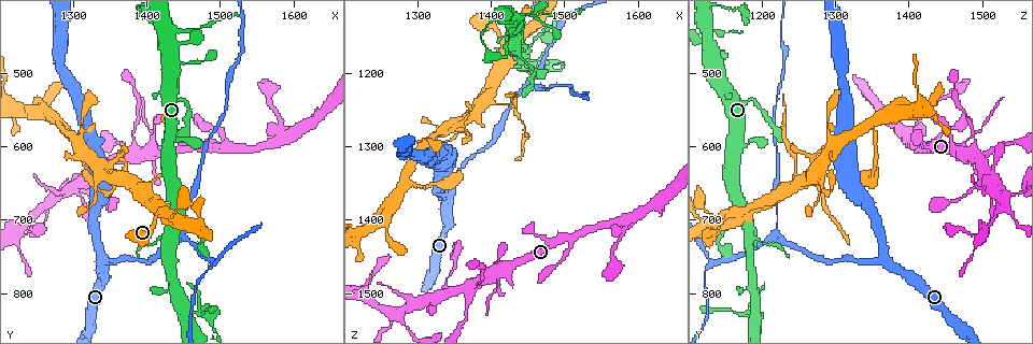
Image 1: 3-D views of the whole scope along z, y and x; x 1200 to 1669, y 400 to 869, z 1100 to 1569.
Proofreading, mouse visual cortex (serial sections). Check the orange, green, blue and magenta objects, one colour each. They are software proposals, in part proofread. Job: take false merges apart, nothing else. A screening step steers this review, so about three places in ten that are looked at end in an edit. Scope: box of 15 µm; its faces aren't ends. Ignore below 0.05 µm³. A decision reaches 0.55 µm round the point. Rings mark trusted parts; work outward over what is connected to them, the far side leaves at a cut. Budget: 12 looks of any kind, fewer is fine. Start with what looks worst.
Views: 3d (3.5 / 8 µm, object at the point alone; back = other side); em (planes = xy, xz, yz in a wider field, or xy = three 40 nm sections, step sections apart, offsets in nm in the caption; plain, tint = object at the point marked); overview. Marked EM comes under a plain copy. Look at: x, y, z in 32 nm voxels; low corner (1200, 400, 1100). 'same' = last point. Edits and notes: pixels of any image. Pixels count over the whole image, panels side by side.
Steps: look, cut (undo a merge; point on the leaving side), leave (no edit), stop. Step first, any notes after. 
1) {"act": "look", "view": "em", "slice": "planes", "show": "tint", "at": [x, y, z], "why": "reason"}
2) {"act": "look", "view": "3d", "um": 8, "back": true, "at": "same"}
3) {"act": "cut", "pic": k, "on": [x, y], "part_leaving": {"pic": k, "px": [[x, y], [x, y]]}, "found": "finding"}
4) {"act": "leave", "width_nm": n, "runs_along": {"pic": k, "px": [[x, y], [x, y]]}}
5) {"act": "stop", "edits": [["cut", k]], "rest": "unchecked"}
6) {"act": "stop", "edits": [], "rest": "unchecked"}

{"act": "look", "view": "3d", "um": 3.5, "back": true, "at": [1430, 640, 1250], "why": "narrows sharply"}

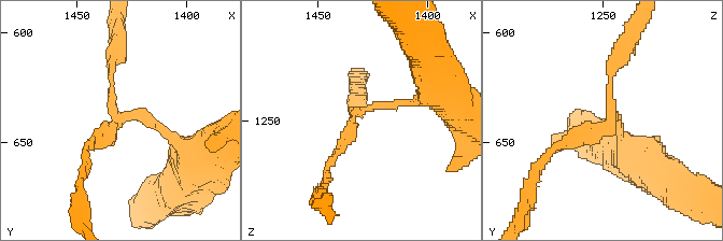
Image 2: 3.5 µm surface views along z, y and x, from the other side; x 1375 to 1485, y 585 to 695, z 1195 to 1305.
{"act": "look", "view": "em", "slice": "xy", "step": 3, "show": "tint", "at": [1430, 639, 1247], "arms": 3, "arm_widths_nm": [100, 150, 200]}

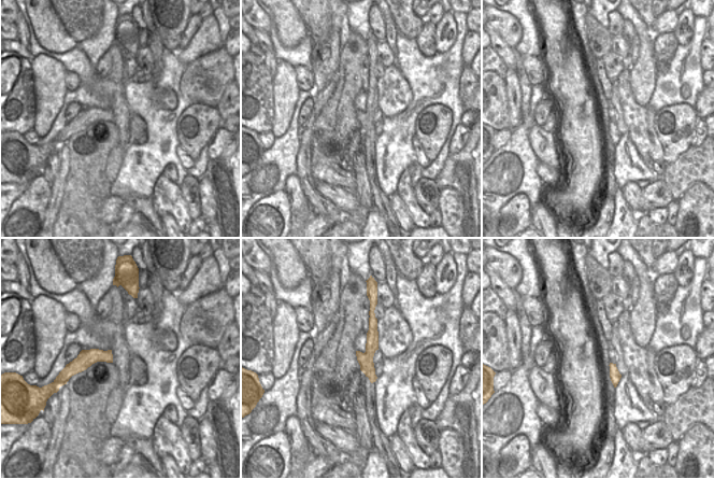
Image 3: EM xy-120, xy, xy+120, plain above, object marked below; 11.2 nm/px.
{"act": "leave", "runs_along": {"pic": 2, "px": [[182, 145], [146, 118], [113, 112], [113, 56]]}, "found": "one cell here"}

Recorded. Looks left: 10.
{"act": "look", "view": "3d", "um": 3.5, "at": [1480, 835, 1185], "why": "sharp bend"}

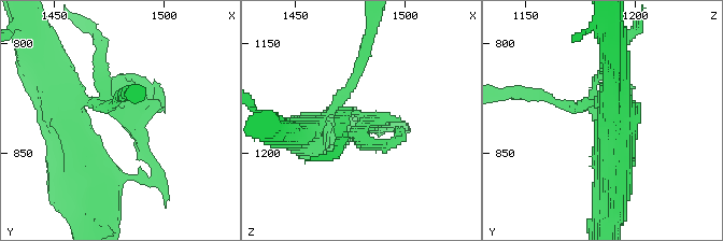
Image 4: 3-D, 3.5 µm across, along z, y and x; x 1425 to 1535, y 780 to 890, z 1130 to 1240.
{"act": "look", "view": "em", "slice": "xy", "step": 2, "show": "tint", "at": [1478, 832, 1182], "why": "need the tissue"}

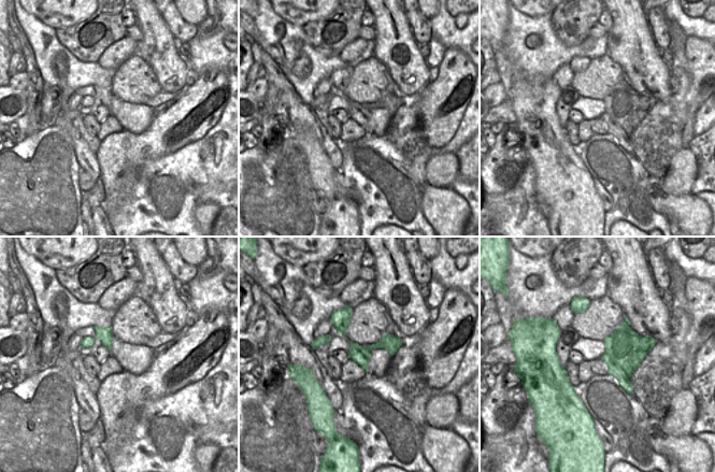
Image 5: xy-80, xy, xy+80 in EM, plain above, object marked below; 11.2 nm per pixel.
{"act": "leave", "runs_along": {"pic": 5, "px": [[399, 341], [374, 345], [352, 356]]}, "found": "all the same cell"}

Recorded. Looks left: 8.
{"act": "look", "view": "3d", "um": 8, "at": [1445, 720, 1220], "why": "a narrow waist"}

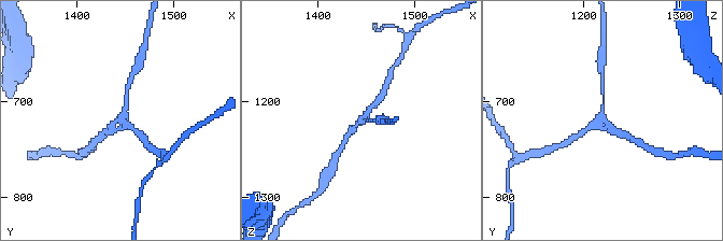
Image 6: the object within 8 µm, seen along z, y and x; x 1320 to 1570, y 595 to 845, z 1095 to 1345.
{"act": "look", "view": "3d", "um": 3.5, "back": true, "at": [1448, 716, 1220], "why": "closer look"}

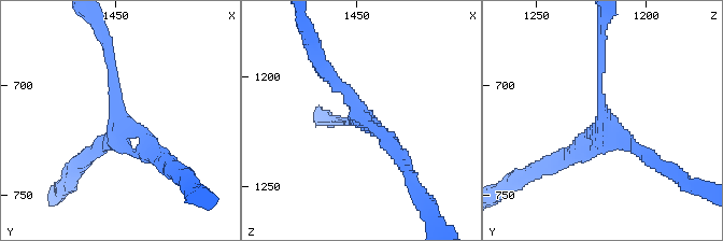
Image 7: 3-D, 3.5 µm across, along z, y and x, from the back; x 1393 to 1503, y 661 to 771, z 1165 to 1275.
{"act": "leave", "arm_widths_nm": [100, 200, 250], "runs_along": {"pic": 7, "px": [[403, 162], [324, 72]]}, "found": "all the same cell"}

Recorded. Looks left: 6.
{"act": "look", "view": "3d", "um": 3.5, "back": true, "at": [1380, 590, 1485], "why": "sudden change in width"}

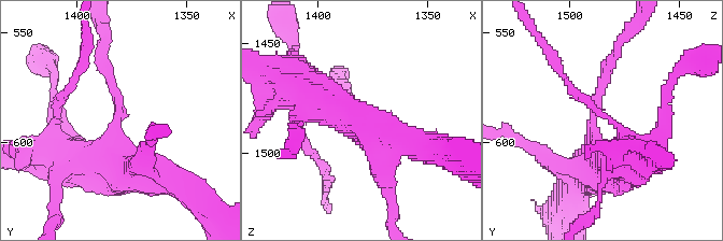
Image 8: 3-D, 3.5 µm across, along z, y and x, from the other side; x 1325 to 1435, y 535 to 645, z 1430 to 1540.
{"act": "look", "view": "em", "slice": "xy", "step": 3, "show": "tint", "at": [1380, 588, 1490], "arm_widths_nm": [150, 500], "why": "need the tissue"}

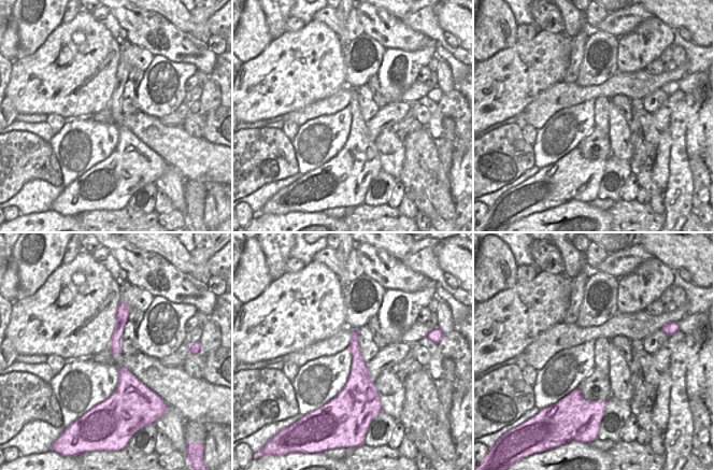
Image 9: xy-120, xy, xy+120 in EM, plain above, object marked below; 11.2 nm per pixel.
{"act": "leave", "runs_along": {"pic": 8, "px": [[88, 159], [109, 162], [118, 116], [102, 54]]}, "found": "all the same cell"}

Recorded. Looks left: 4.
{"act": "look", "view": "3d", "um": 3.5, "back": true, "at": [1285, 575, 1345], "why": "side arm on a straight run"}

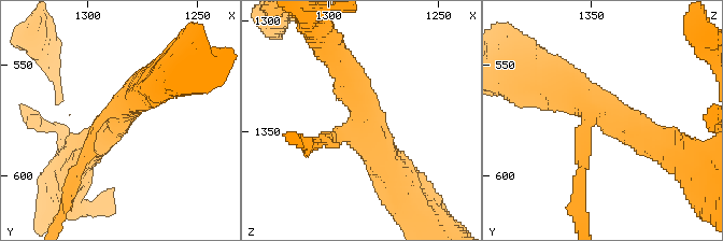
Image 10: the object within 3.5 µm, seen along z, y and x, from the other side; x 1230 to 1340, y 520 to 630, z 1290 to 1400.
{"act": "look", "view": "em", "slice": "planes", "show": "tint", "at": [1284, 574, 1344], "why": "need the tissue"}

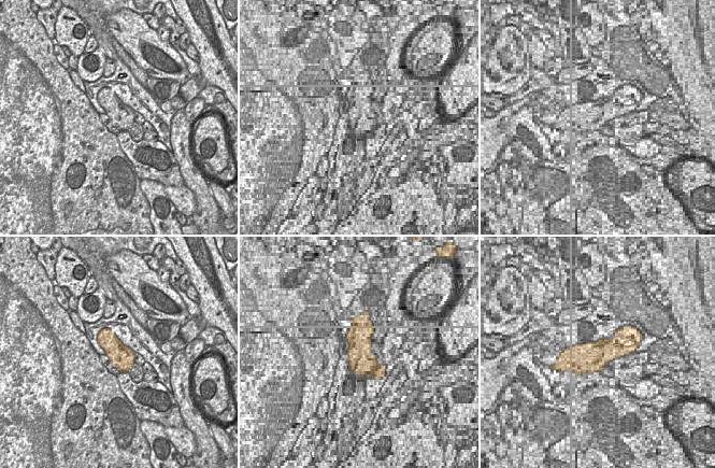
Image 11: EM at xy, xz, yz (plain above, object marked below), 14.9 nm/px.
{"act": "leave", "arm_widths_nm": [150, 350, 450], "runs_along": {"pic": 10, "px": [[662, 139], [611, 126], [549, 86]]}, "found": "continuous, no second cell"}

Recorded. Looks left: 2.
{"act": "stop", "edits": [], "rest": "unchecked"}

